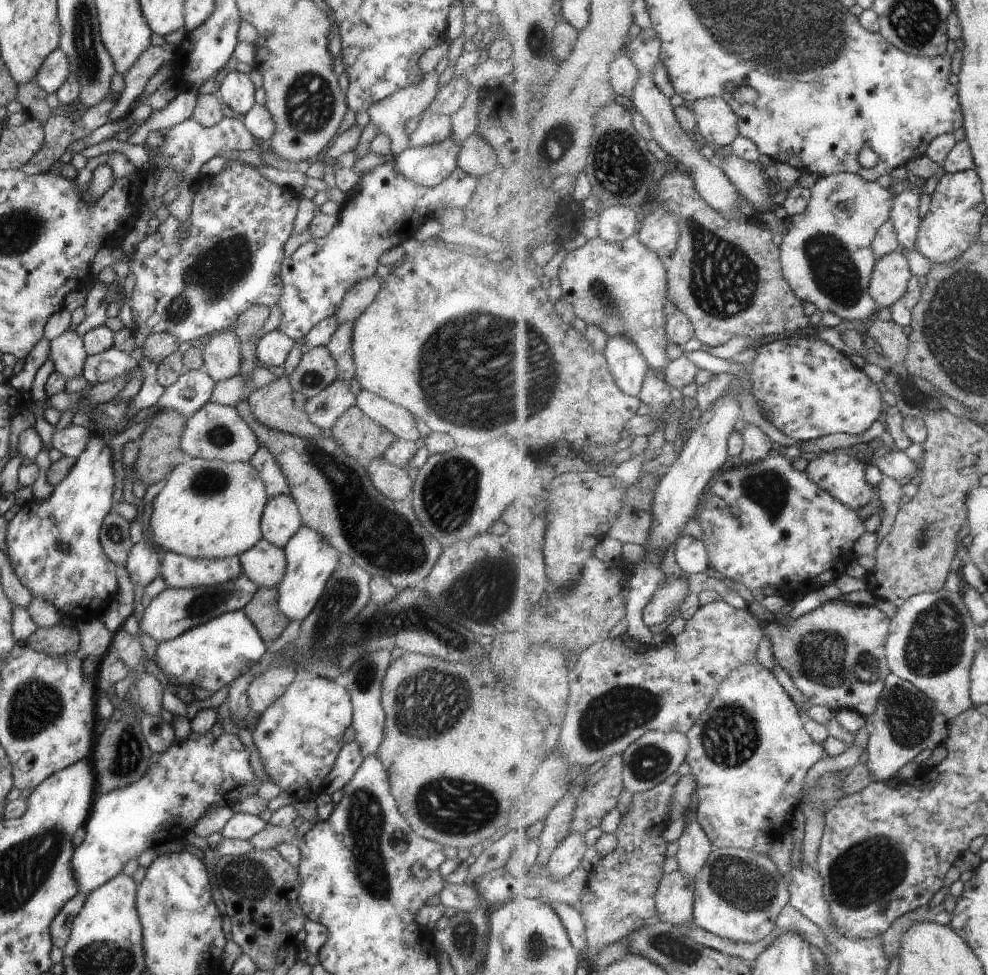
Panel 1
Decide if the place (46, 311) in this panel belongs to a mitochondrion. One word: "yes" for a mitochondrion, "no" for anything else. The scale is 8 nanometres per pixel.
no

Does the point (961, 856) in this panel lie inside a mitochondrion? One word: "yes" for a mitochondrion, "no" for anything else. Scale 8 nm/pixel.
no

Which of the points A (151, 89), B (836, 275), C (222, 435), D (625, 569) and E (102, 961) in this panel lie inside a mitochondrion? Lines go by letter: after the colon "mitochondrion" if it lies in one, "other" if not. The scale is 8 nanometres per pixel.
A: other
B: mitochondrion
C: mitochondrion
D: other
E: mitochondrion

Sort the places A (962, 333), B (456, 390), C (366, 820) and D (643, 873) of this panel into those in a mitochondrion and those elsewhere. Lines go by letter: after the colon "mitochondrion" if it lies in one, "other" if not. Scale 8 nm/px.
A: mitochondrion
B: mitochondrion
C: mitochondrion
D: other

